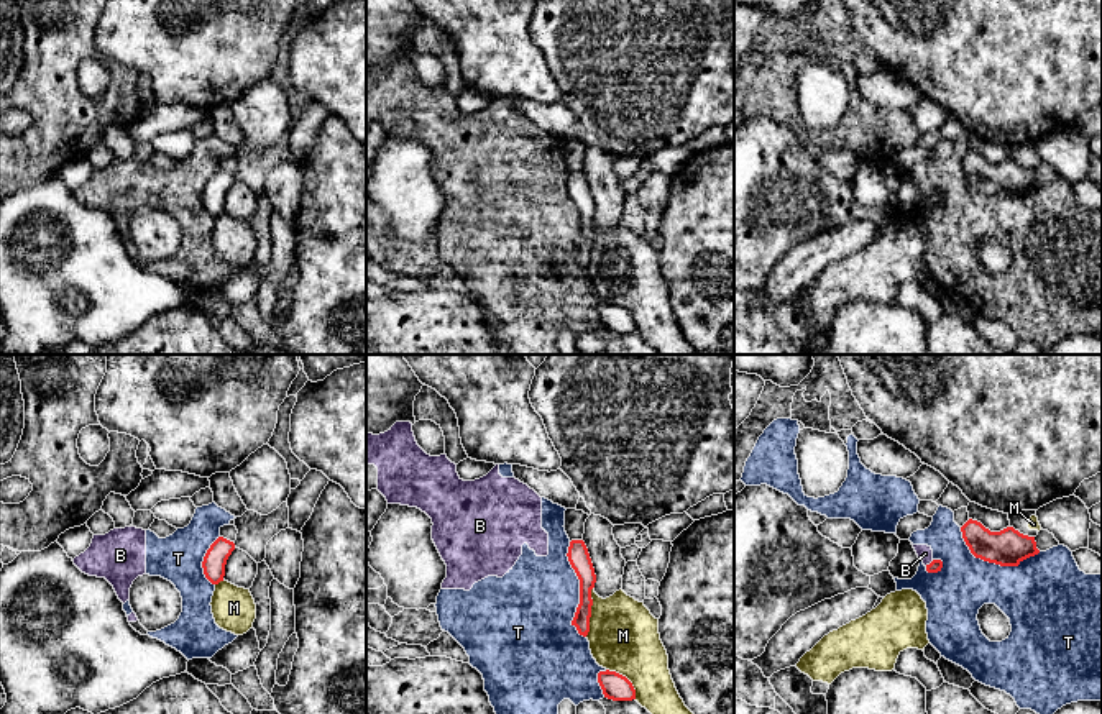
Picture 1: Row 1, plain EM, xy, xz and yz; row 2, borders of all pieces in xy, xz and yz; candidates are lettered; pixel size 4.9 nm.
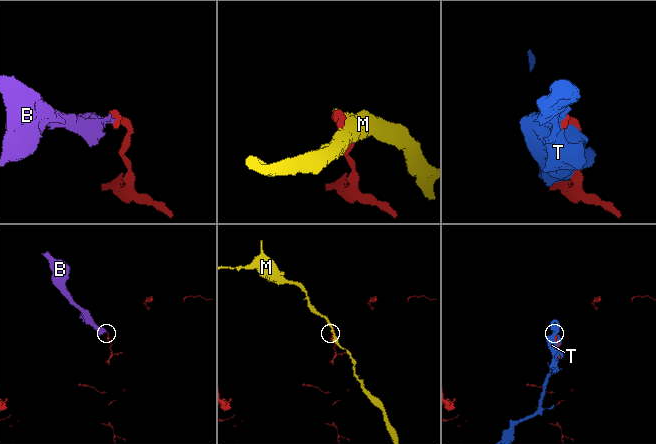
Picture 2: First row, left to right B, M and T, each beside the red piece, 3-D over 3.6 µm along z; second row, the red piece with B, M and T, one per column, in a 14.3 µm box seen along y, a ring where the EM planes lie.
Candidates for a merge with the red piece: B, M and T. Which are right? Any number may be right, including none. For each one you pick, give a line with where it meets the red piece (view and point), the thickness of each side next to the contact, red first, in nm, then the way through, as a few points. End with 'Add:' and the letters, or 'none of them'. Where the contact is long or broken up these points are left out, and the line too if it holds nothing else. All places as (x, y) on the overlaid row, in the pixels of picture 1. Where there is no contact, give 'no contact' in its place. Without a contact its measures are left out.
Add: none of them

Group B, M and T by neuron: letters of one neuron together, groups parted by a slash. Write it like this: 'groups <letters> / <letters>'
groups B T / M

